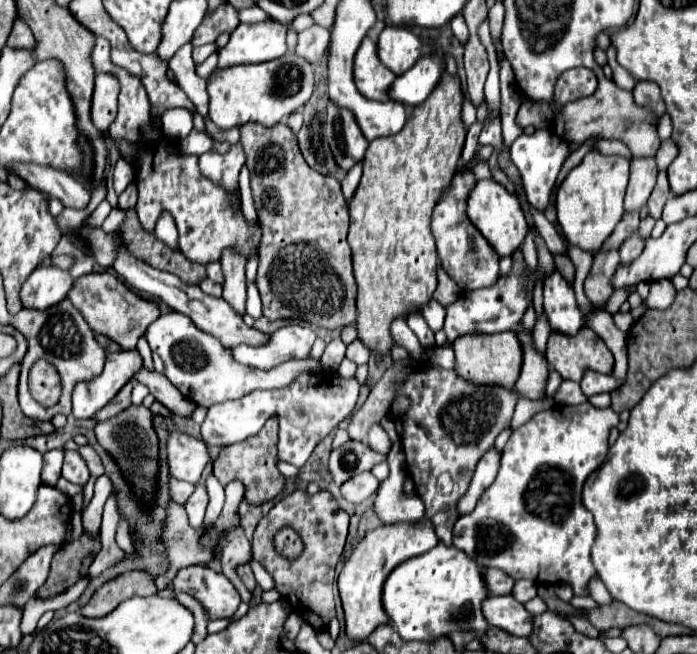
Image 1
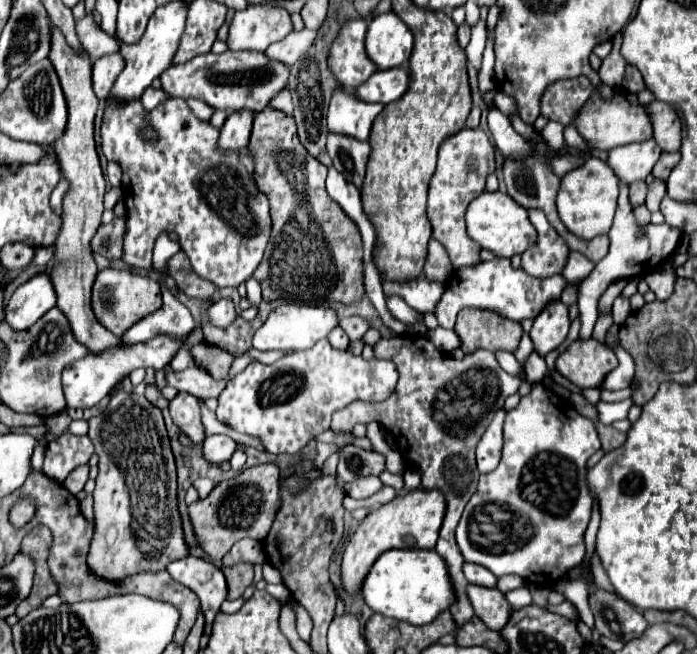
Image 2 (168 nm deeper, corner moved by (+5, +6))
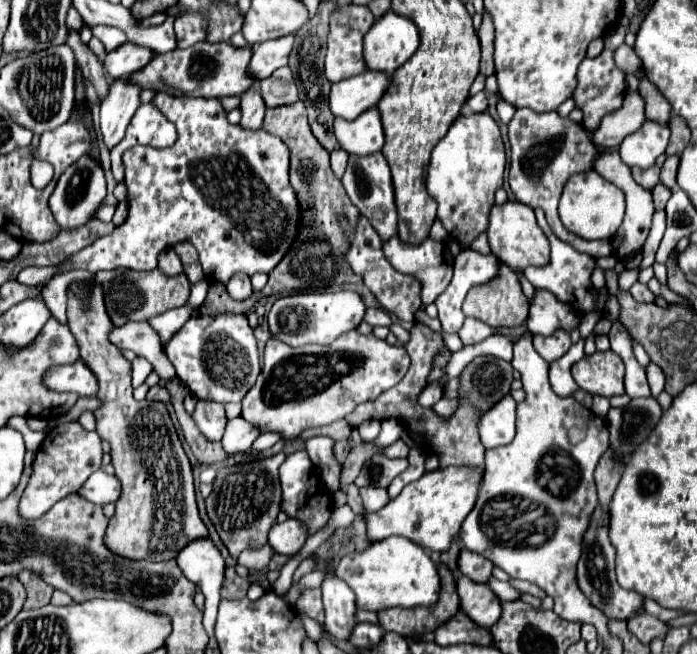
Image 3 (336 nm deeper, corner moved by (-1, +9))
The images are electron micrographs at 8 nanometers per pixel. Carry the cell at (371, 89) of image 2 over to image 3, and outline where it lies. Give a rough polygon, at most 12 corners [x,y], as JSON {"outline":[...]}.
{"outline":[[365,70],[335,82],[333,116],[355,120],[377,106],[389,74]]}

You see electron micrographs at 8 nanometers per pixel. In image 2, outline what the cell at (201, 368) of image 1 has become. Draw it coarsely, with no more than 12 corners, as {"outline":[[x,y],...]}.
{"outline":[[169,291],[163,307],[137,321],[125,343],[189,335],[195,321]]}

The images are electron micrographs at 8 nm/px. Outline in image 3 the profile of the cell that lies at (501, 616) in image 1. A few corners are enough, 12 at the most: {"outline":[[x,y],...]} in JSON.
{"outline":[[459,576],[461,610],[477,626],[499,620],[501,602],[487,584]]}

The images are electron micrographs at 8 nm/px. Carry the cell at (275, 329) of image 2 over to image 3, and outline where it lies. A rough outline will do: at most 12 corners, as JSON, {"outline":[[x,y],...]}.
{"outline":[[351,290],[277,298],[267,314],[285,344],[331,344],[361,324]]}

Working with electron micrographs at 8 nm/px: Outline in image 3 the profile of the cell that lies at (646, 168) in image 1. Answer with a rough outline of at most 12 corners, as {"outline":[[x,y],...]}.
{"outline":[[653,120],[629,134],[619,154],[649,168],[665,152],[669,126]]}

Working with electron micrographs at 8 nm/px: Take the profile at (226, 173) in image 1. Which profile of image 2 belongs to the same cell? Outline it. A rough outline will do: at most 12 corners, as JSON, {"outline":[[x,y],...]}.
{"outline":[[229,115],[221,127],[217,149],[245,149],[253,115]]}

